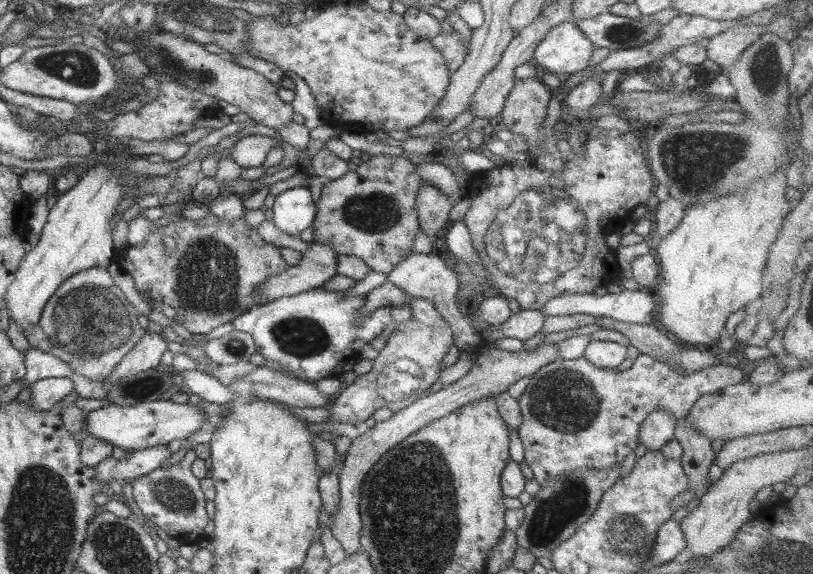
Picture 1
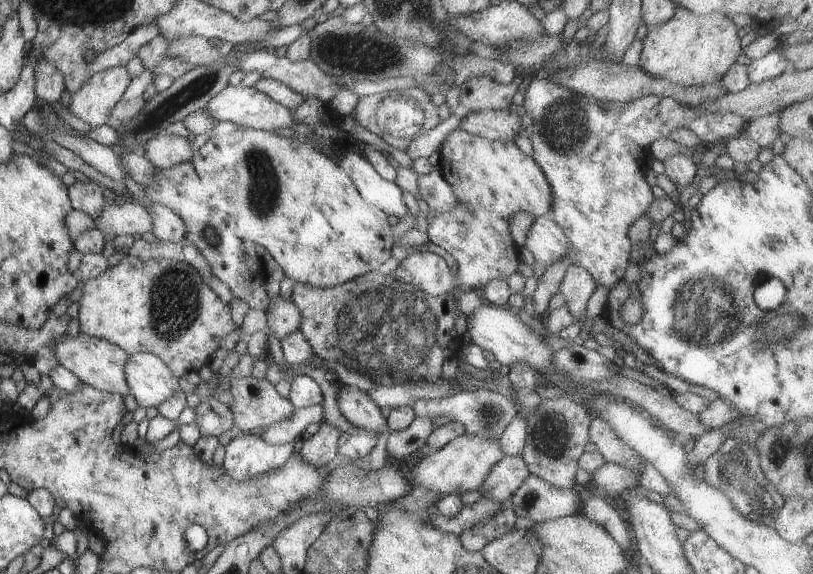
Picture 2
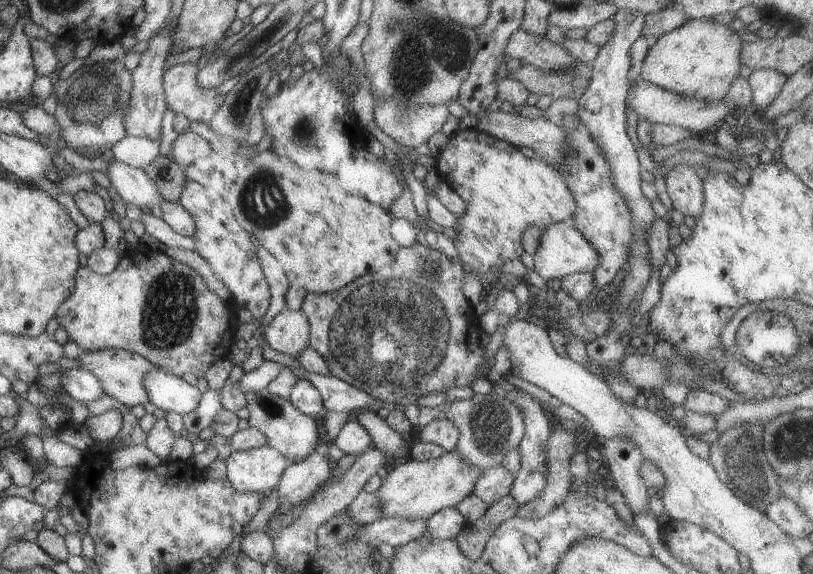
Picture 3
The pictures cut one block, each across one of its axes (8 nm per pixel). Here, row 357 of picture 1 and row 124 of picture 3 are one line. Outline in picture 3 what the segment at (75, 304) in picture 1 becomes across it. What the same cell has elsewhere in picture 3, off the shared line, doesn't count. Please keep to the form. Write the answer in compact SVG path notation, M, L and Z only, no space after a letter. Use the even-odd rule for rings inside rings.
M122 60L91 62L85 66L81 65L66 80L58 79L53 86L55 111L52 115L59 124L59 136L68 148L81 152L85 158L98 157L125 137L123 114L129 104L133 82L131 71L124 68Z

